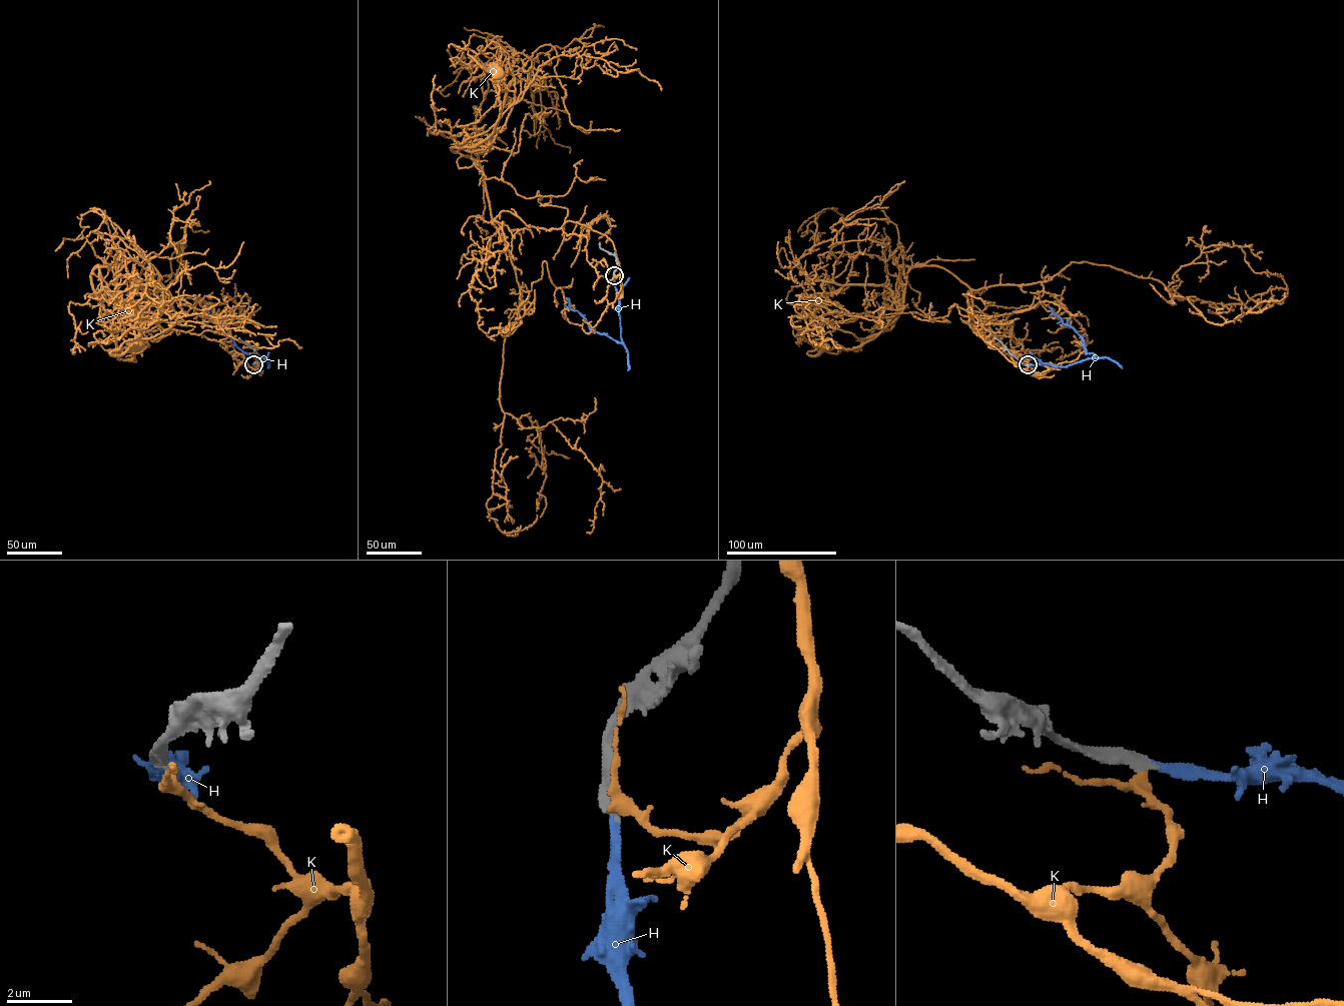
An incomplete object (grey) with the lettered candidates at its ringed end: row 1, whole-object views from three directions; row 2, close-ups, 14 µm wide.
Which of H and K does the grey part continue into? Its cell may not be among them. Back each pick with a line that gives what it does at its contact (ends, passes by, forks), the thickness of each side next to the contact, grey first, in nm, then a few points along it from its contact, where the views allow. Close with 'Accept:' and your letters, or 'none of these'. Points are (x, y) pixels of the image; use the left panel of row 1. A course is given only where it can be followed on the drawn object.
H: it ends | 360/260 nm | via (253, 364), (258, 366), (261, 356), (243, 352), (224, 326), (209, 317), (205, 308)
Accept: H

